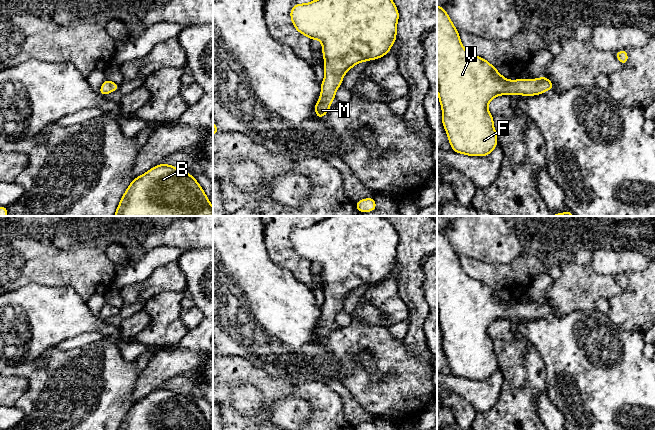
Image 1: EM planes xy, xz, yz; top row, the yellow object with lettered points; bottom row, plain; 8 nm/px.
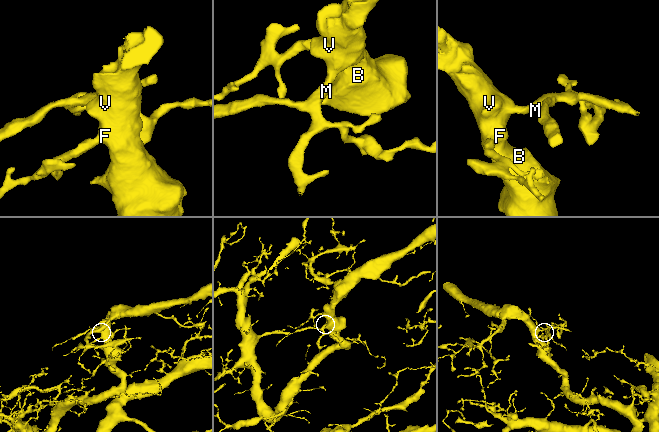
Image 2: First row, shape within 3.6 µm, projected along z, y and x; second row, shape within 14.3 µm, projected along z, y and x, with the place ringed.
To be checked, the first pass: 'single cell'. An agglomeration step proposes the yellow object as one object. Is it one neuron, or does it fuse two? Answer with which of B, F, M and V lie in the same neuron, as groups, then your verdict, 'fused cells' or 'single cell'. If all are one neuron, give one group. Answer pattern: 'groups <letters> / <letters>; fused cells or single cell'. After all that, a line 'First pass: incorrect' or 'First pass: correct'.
groups B F M V; single cell
First pass: correct

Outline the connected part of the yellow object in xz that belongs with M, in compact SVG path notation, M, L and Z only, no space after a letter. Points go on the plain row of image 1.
M328 216L310 227L295 228L290 241L298 256L322 267L325 302L314 330L318 342L324 341L331 332L344 299L358 287L389 277L397 263L399 236L386 216Z

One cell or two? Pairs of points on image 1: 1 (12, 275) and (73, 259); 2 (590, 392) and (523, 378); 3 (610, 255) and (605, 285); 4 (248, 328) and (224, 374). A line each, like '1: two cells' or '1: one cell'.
1: one cell
2: two cells
3: two cells
4: two cells

